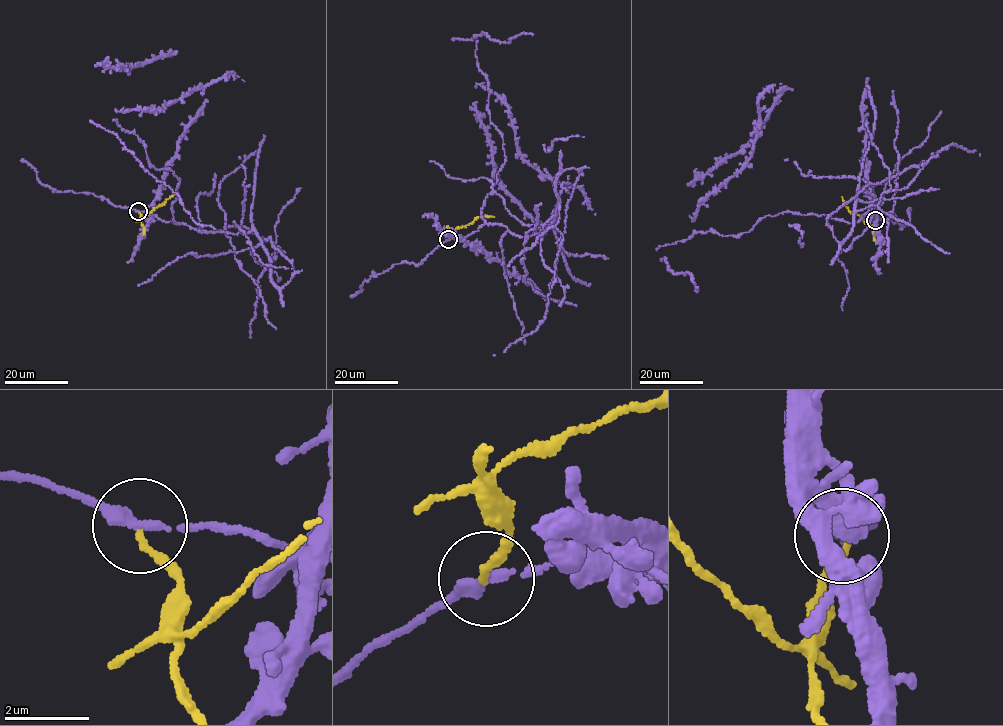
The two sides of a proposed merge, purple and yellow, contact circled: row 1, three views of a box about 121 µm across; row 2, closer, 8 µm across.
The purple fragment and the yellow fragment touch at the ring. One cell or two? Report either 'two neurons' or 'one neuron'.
two neurons

